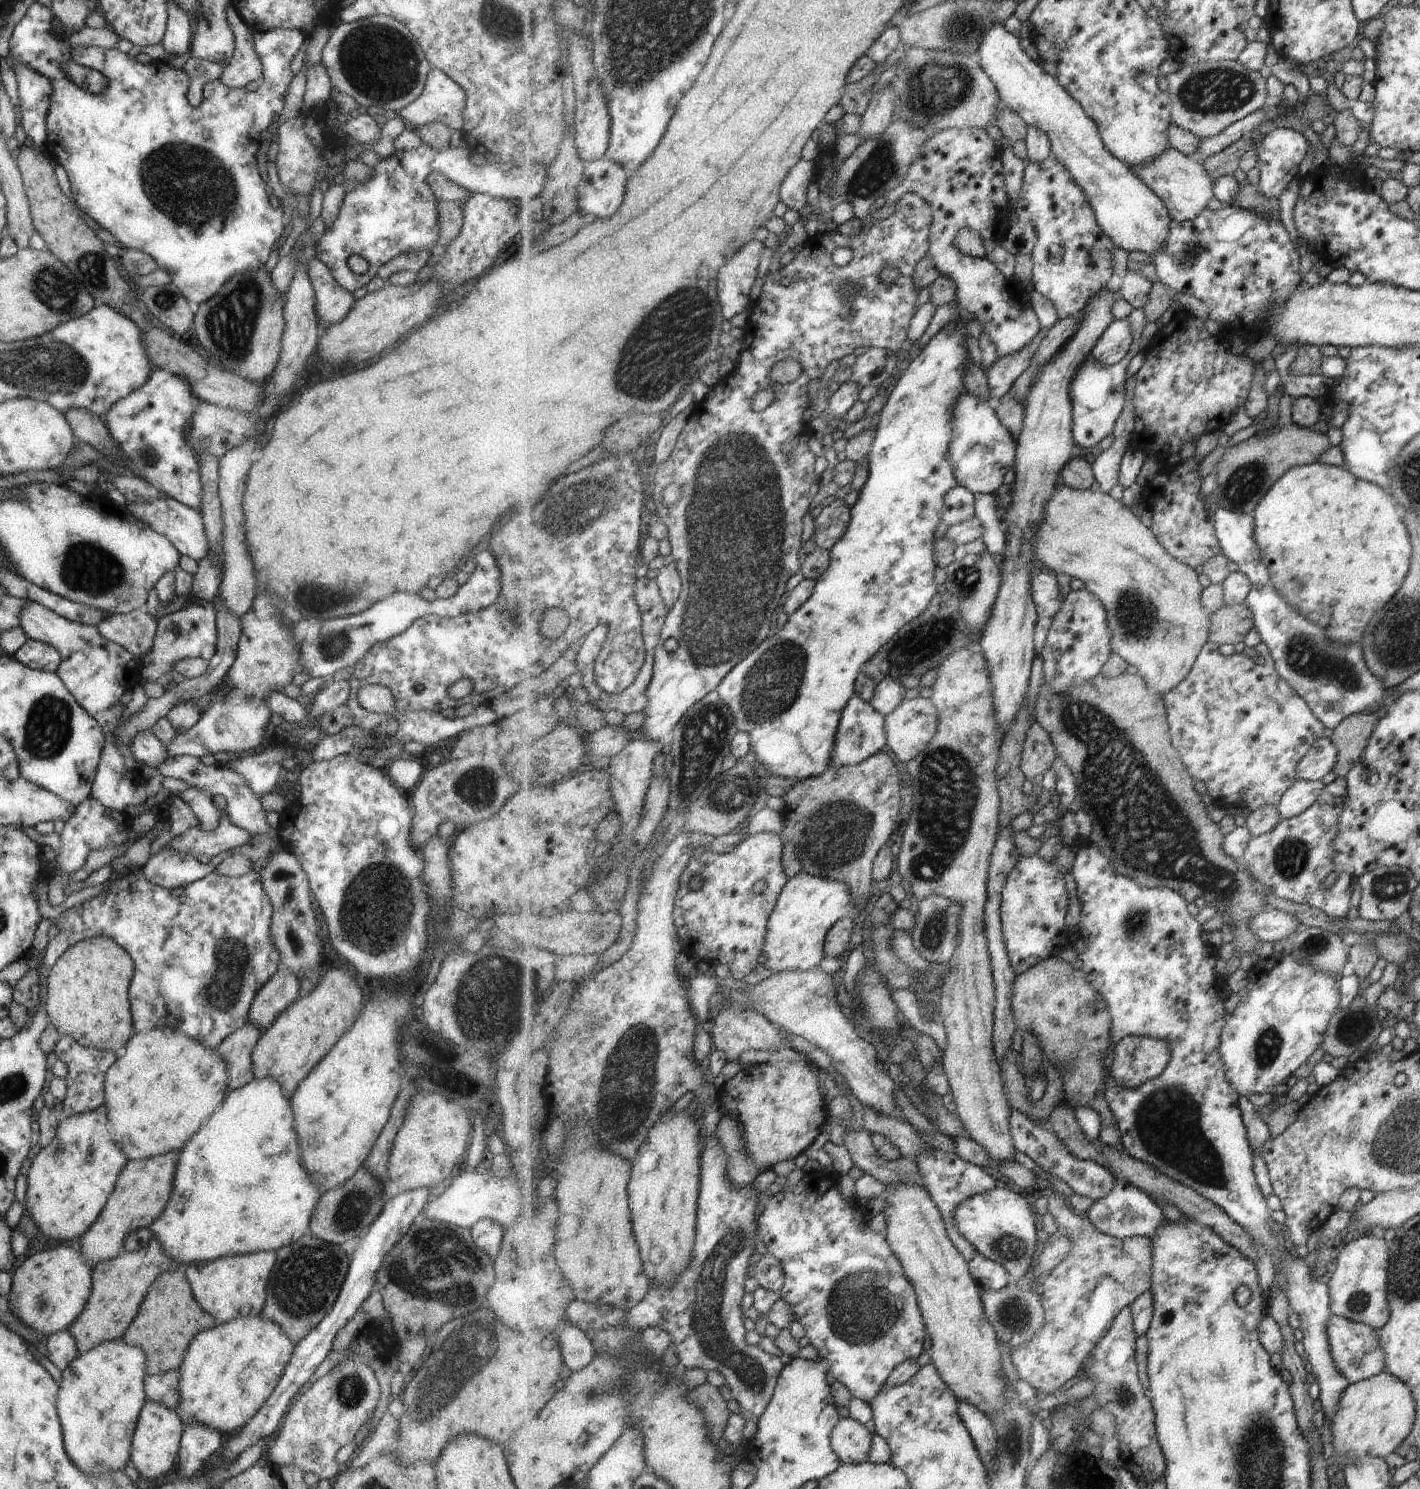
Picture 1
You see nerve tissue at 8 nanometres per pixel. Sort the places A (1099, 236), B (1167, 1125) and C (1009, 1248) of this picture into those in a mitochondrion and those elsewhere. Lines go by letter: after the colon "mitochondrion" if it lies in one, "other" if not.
A: other
B: mitochondrion
C: mitochondrion

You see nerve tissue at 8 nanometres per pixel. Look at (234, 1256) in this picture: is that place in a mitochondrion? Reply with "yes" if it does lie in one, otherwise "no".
no

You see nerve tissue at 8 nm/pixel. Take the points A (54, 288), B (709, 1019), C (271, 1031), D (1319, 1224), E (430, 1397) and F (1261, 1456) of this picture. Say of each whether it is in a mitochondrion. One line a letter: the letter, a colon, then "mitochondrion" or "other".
A: mitochondrion
B: other
C: other
D: other
E: mitochondrion
F: mitochondrion

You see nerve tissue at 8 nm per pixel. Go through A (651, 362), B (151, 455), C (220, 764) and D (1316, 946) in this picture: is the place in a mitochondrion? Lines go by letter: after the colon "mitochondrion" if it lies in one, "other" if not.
A: mitochondrion
B: mitochondrion
C: other
D: mitochondrion

